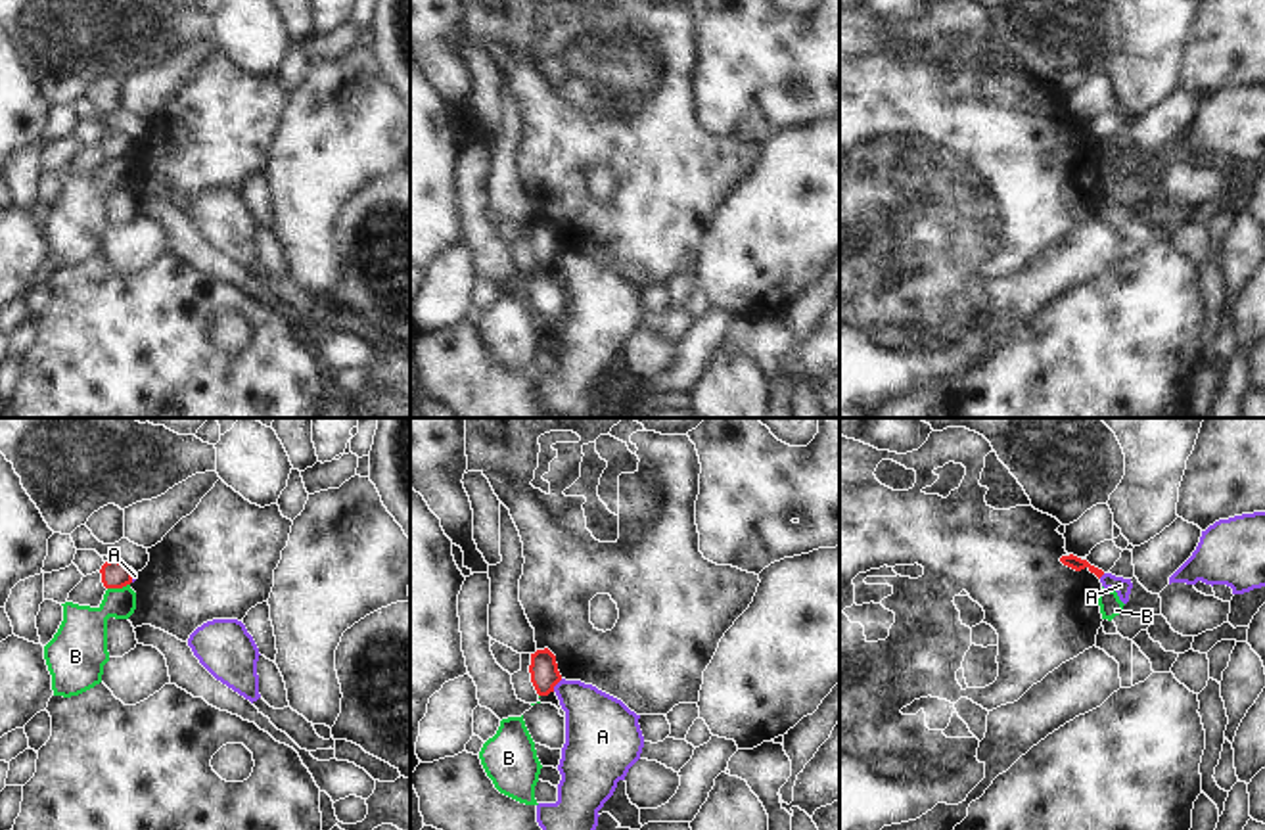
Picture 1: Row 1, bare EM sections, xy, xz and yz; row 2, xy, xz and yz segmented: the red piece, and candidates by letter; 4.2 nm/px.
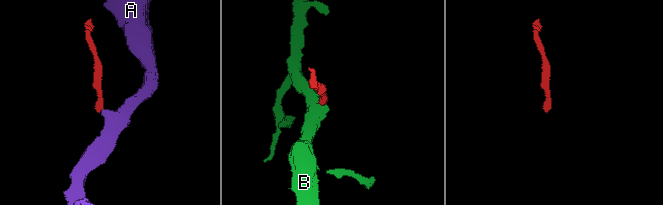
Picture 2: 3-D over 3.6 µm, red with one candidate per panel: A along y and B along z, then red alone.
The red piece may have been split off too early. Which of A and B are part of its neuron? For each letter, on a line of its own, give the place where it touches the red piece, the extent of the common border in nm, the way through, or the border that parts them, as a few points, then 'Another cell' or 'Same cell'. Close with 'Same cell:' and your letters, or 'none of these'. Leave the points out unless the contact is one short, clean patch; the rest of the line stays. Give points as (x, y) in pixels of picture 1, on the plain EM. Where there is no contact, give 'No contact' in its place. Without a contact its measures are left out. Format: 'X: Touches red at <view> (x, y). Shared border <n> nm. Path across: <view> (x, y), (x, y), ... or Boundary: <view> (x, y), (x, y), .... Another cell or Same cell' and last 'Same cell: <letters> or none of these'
A: Touches red at xz (556, 253). Shared border 70 nm. Boundary: xz (562, 250), (552, 261). Another cell
B: Touches red at xy (117, 158). Shared border 100 nm. Boundary: xy (129, 154), (108, 160). Another cell
Same cell: none of these.

